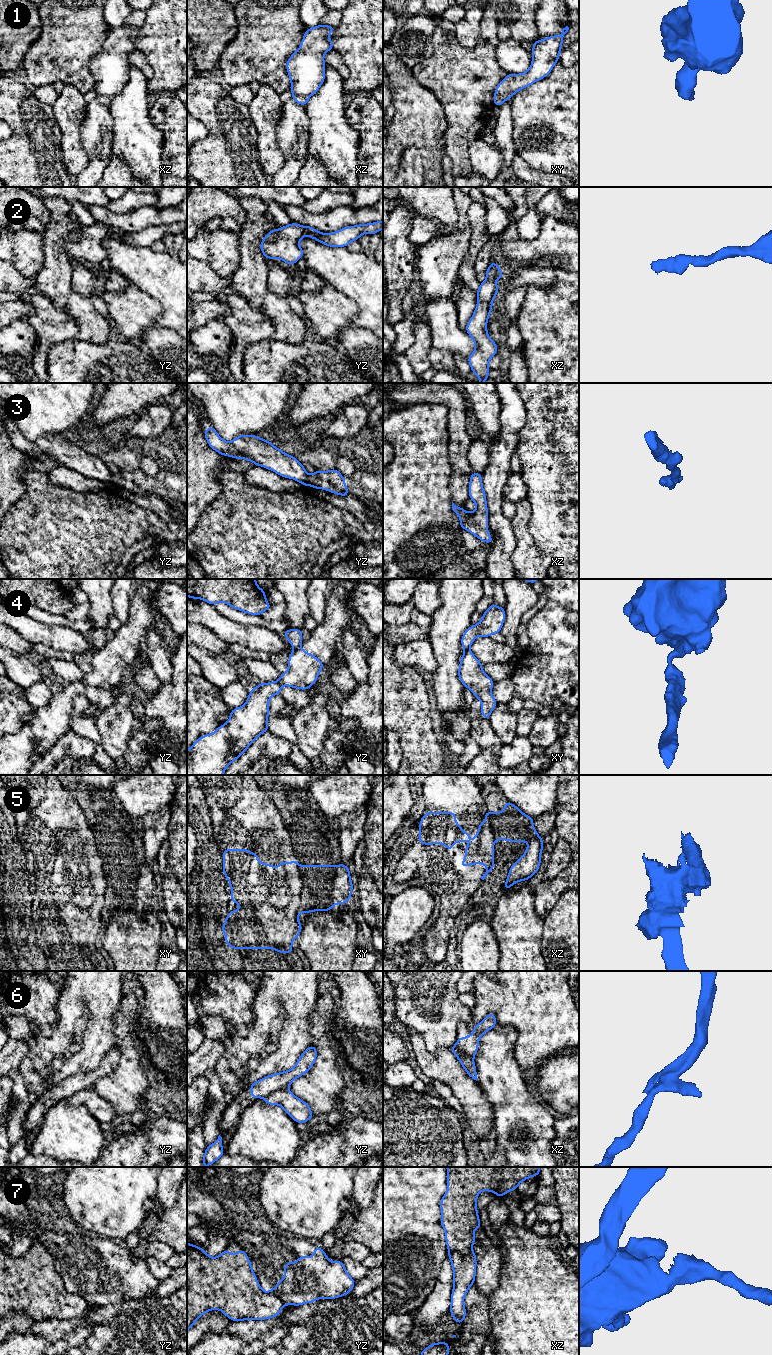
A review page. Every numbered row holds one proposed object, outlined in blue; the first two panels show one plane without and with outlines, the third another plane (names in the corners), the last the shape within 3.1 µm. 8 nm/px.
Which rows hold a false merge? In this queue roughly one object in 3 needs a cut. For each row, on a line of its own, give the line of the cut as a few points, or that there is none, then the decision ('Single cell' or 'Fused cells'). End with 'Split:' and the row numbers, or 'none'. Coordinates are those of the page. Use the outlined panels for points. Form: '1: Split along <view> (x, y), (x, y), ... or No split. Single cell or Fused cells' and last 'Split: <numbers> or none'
1: No split. Single cell
2: No split. Single cell
3: No split. Single cell
4: Split along yz (299, 647), (294, 649). Fused cells
5: Split along xy (337, 865), (334, 871), (333, 882), (334, 903). Fused cells
6: Split along yz (287, 1088), (273, 1091), (263, 1098). Fused cells
7: Split along xz (471, 1248), (470, 1252), (466, 1255), (460, 1255), (449, 1249). Fused cells
Split: 4, 5, 6, 7

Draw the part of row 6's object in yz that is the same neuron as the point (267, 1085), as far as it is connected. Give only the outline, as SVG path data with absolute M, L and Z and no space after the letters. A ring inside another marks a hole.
M316 1046L308 1047L299 1057L296 1065L284 1072L263 1077L250 1085L252 1099L265 1098L273 1092L288 1089L290 1084L304 1075L314 1065L317 1058Z

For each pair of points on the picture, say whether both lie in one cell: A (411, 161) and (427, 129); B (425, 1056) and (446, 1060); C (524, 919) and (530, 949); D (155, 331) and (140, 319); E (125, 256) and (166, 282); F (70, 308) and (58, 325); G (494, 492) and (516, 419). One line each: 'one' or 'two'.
A: two
B: one
C: one
D: two
E: one
F: two
G: one

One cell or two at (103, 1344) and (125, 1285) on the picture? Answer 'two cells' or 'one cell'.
two cells

